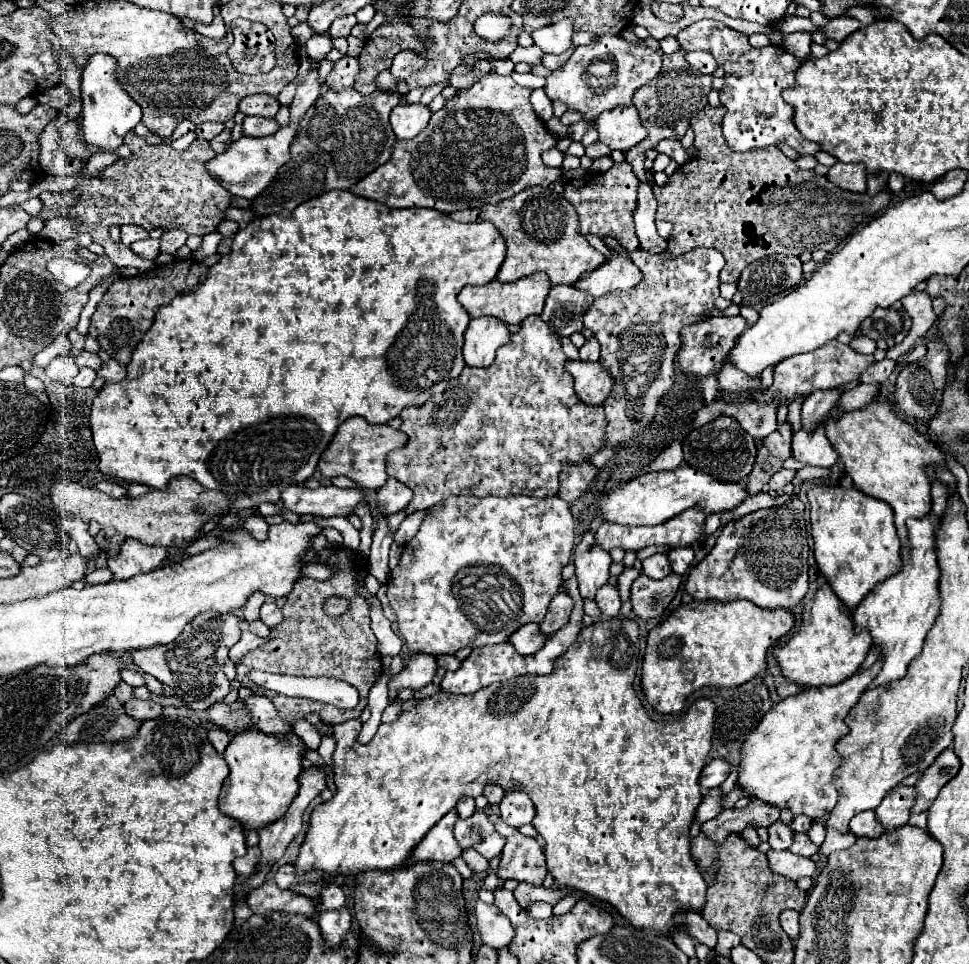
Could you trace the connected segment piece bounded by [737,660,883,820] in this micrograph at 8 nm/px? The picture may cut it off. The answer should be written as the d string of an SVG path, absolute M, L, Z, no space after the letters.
M877 660L871 668L855 672L841 684L805 688L771 708L741 748L737 784L749 796L763 802L791 808L793 814L805 814L813 820L823 820L835 808L839 798L833 786L833 772L841 766L841 756L837 754L835 744L847 732L843 720L879 674L883 666L881 662L883 660Z

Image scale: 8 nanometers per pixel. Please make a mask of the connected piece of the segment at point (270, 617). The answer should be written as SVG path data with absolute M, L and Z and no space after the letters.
M265 602L265 604L261 606L261 620L263 620L269 628L275 628L275 626L283 620L283 614L281 614L281 610L277 608L275 602Z

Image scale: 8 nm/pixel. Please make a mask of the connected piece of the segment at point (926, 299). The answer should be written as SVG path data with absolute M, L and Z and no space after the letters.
M913 290L901 302L903 302L903 310L909 314L913 322L907 337L900 344L887 350L886 357L894 361L909 352L915 346L916 341L921 340L937 320L931 308L931 296L925 290L923 292Z

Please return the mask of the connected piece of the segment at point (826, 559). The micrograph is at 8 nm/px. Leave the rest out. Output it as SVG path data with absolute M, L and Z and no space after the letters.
M811 484L807 490L811 504L811 534L815 542L815 560L821 574L835 588L835 594L847 608L855 608L879 582L901 568L899 536L891 506L879 498L843 488L841 484Z

